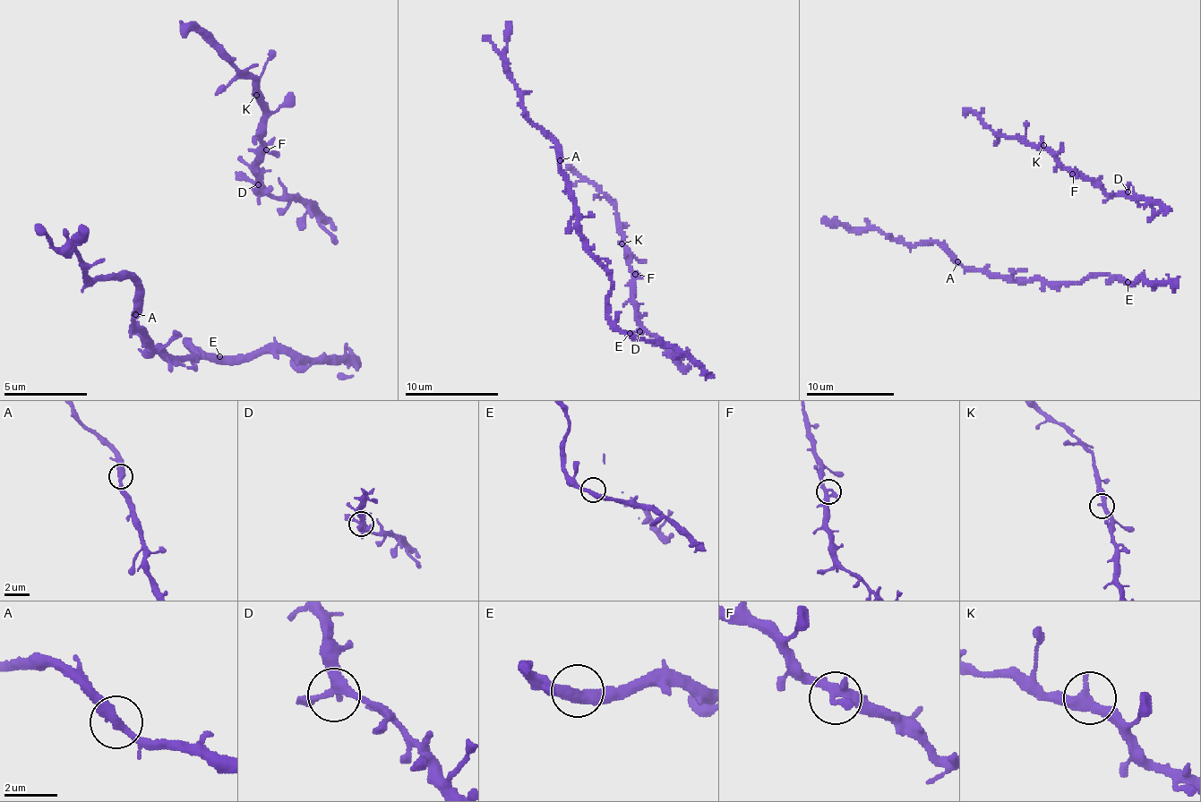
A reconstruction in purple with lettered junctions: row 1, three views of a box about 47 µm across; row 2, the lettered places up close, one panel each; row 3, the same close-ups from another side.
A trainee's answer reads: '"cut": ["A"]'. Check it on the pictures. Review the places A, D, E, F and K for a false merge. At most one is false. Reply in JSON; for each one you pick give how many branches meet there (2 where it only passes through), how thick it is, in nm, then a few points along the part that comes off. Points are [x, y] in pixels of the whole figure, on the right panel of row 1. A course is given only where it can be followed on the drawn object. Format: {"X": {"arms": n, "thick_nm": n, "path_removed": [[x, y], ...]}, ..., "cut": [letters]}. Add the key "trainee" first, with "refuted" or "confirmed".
{"trainee": "refuted", "cut": []}

